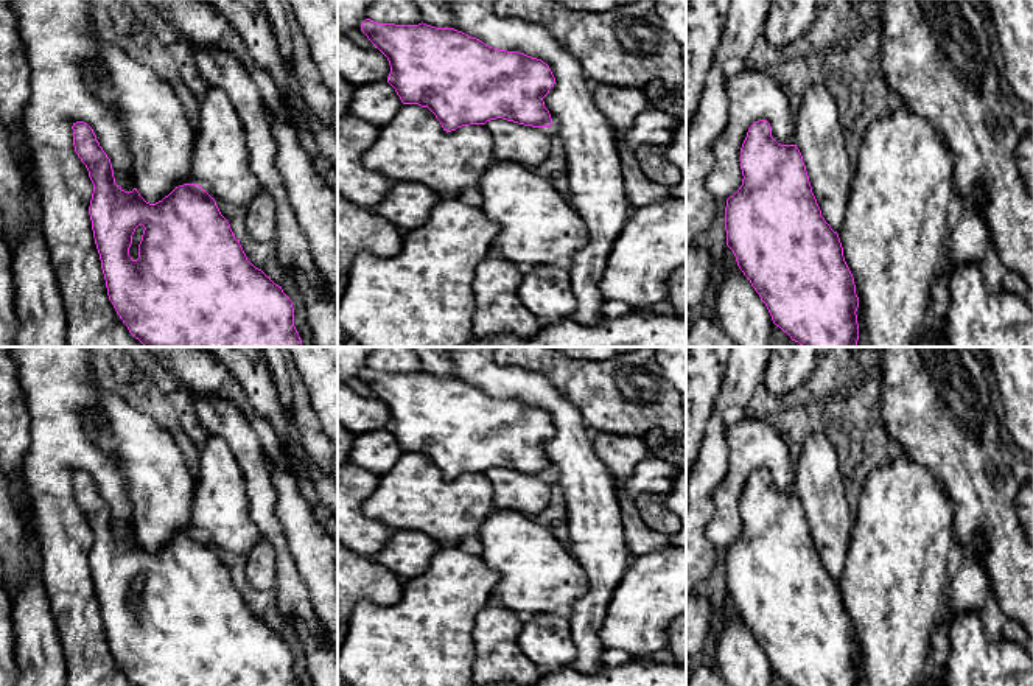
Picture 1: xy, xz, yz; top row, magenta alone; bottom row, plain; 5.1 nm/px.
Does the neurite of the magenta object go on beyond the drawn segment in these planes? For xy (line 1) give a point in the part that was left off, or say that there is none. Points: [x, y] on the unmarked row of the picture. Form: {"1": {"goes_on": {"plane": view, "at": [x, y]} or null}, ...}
{"1": {"goes_on": null}}

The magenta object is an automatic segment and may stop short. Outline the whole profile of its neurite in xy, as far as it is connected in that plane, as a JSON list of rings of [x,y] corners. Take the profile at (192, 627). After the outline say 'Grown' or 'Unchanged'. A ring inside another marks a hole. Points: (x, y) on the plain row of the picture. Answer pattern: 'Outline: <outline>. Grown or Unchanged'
Outline: [[[76,470],[72,478],[75,501],[93,532],[89,563],[107,644],[134,686],[300,686],[294,675],[292,650],[282,635],[247,608],[216,549],[201,534],[179,534],[162,549],[149,552],[137,537],[124,540],[115,532],[110,507],[87,471]],[[138,574],[145,579],[138,593],[138,607],[134,608],[129,596]]]. Unchanged

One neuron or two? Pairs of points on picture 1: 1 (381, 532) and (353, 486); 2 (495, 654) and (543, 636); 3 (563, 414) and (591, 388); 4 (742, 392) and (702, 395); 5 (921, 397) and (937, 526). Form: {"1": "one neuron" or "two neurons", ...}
{"1": "one neuron", "2": "two neurons", "3": "two neurons", "4": "two neurons", "5": "two neurons"}

